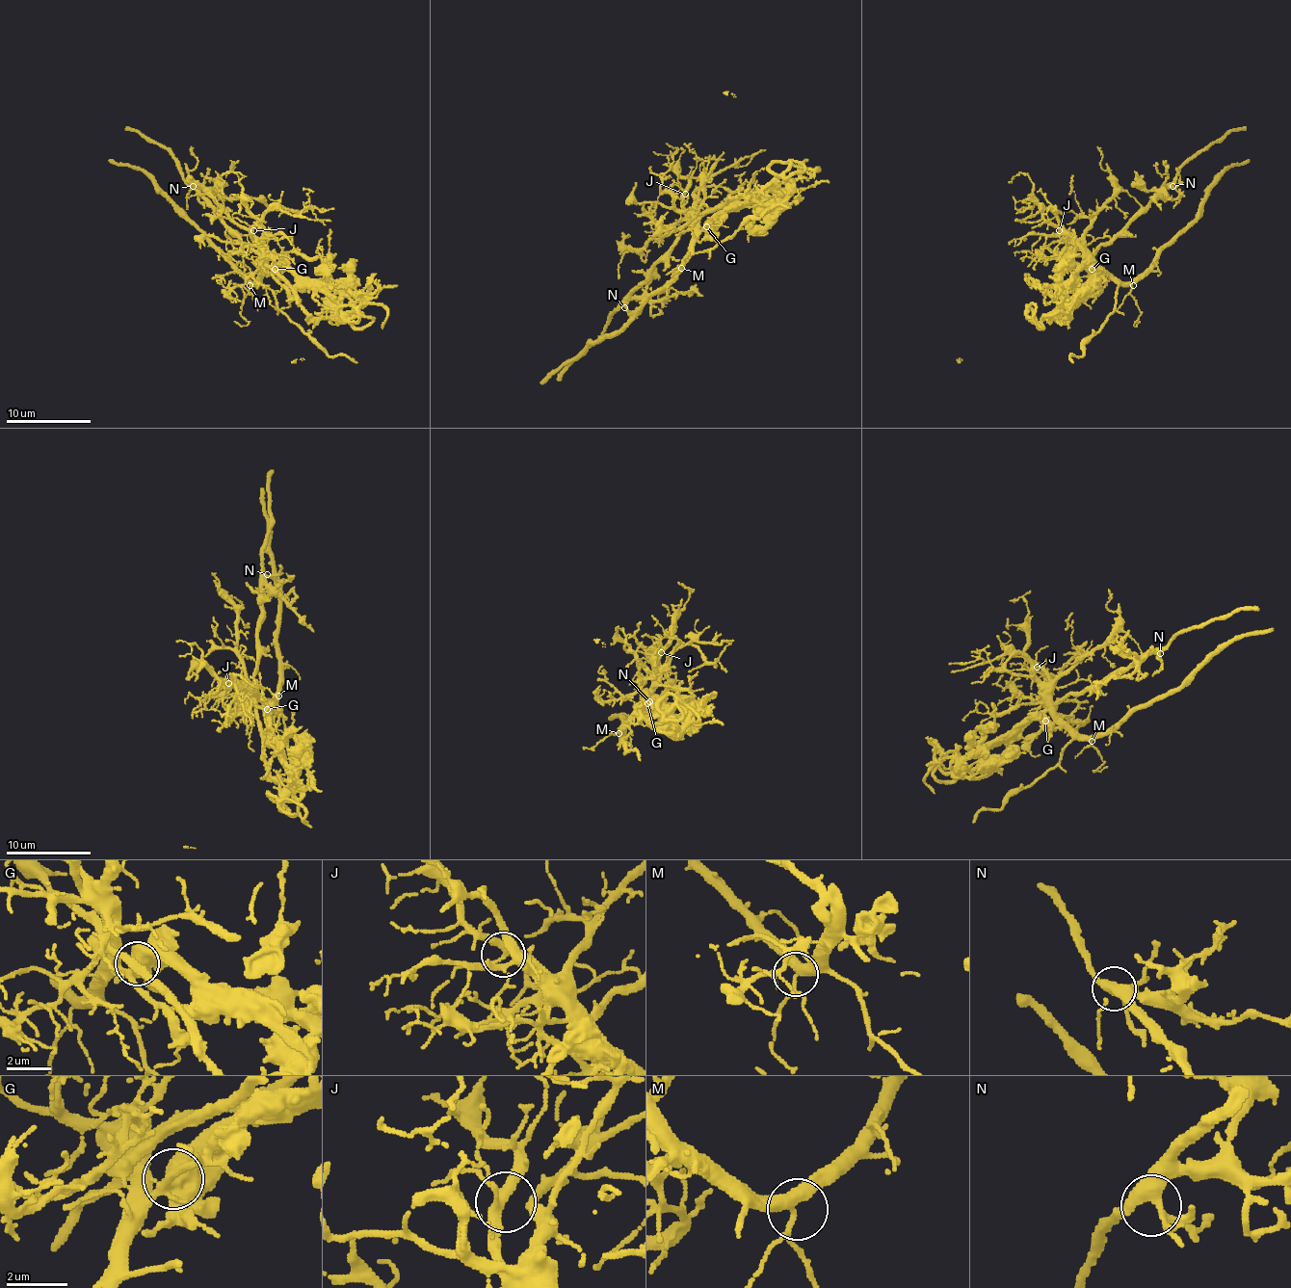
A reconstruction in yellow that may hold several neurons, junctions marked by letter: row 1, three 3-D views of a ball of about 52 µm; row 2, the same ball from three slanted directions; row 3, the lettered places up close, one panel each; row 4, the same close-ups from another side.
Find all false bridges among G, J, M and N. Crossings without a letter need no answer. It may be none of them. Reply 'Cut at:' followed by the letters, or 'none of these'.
Cut at: G

